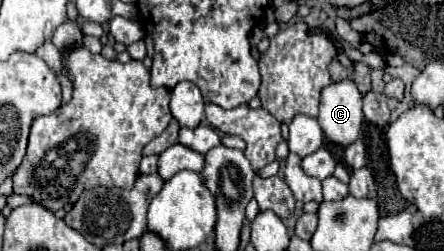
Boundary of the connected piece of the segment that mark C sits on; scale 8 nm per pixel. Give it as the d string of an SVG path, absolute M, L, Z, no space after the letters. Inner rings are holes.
M352 79L322 89L318 123L332 143L348 147L356 141L362 125L362 95Z

